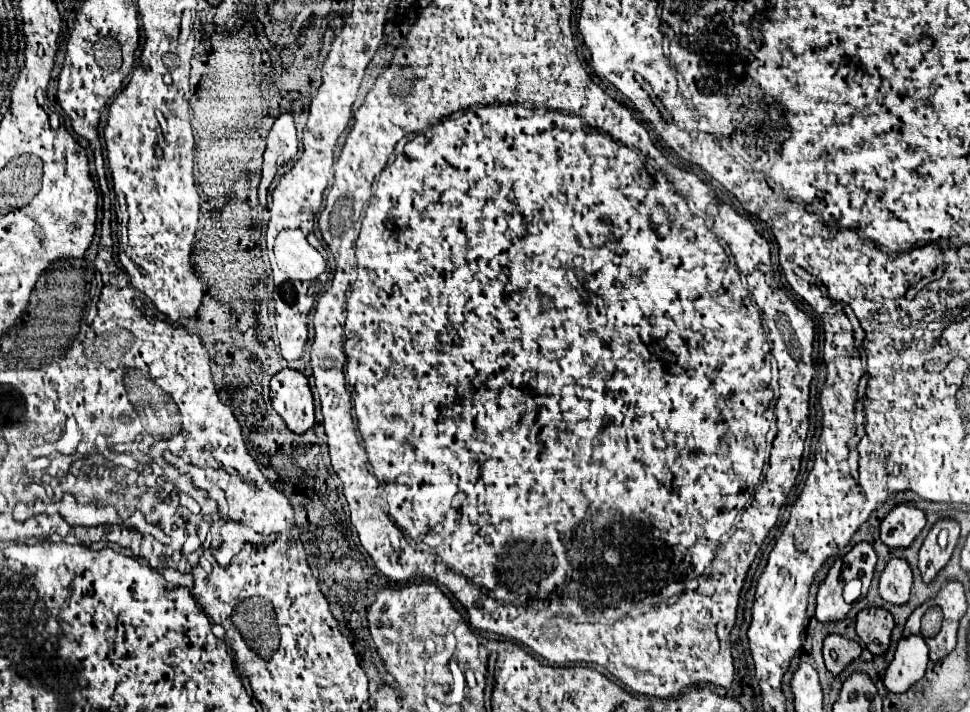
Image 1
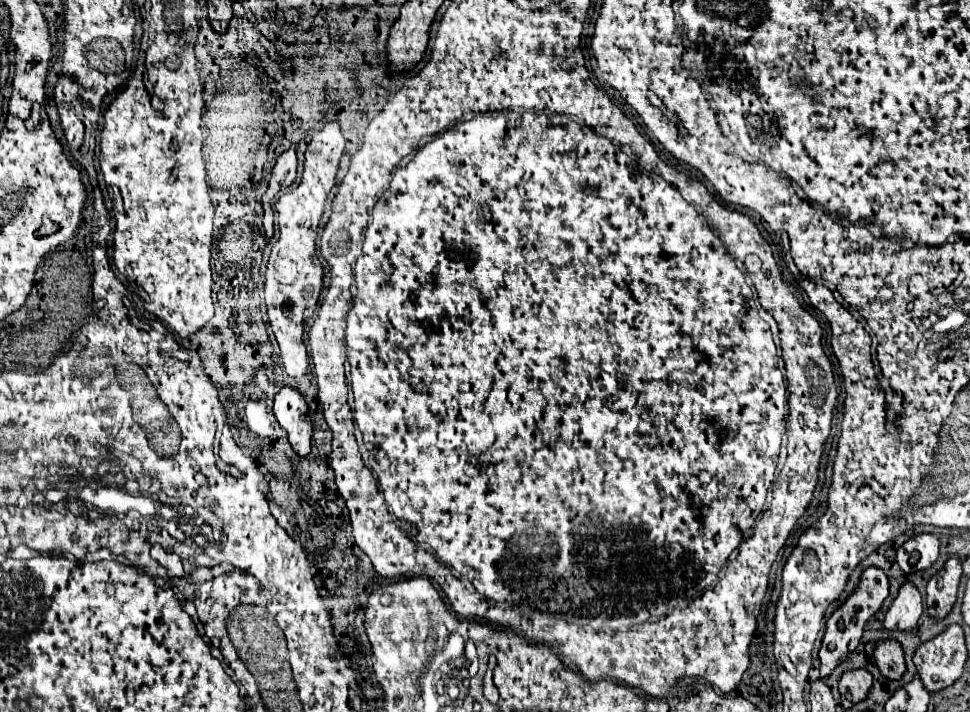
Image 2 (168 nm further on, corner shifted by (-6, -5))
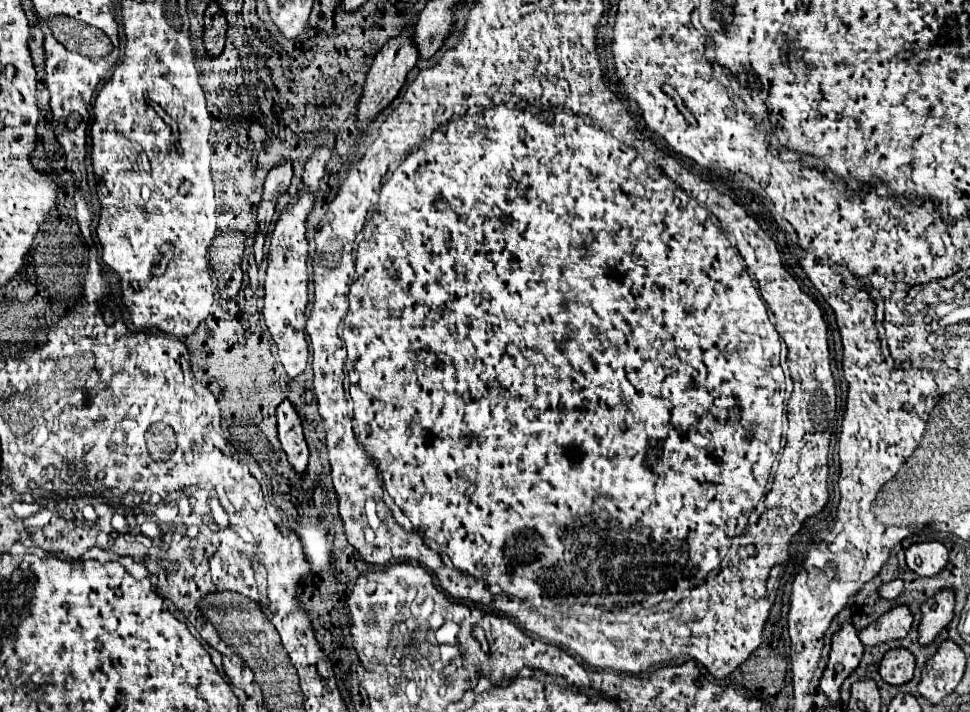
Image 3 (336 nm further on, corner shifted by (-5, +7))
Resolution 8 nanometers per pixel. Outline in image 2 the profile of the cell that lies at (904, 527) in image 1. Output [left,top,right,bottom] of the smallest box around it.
[897,533,939,575]

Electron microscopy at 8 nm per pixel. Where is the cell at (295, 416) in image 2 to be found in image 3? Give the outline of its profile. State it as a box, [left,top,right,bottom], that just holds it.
[276,401,308,475]

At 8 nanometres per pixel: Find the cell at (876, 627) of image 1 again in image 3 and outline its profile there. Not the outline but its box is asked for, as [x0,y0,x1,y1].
[880,649,914,685]

